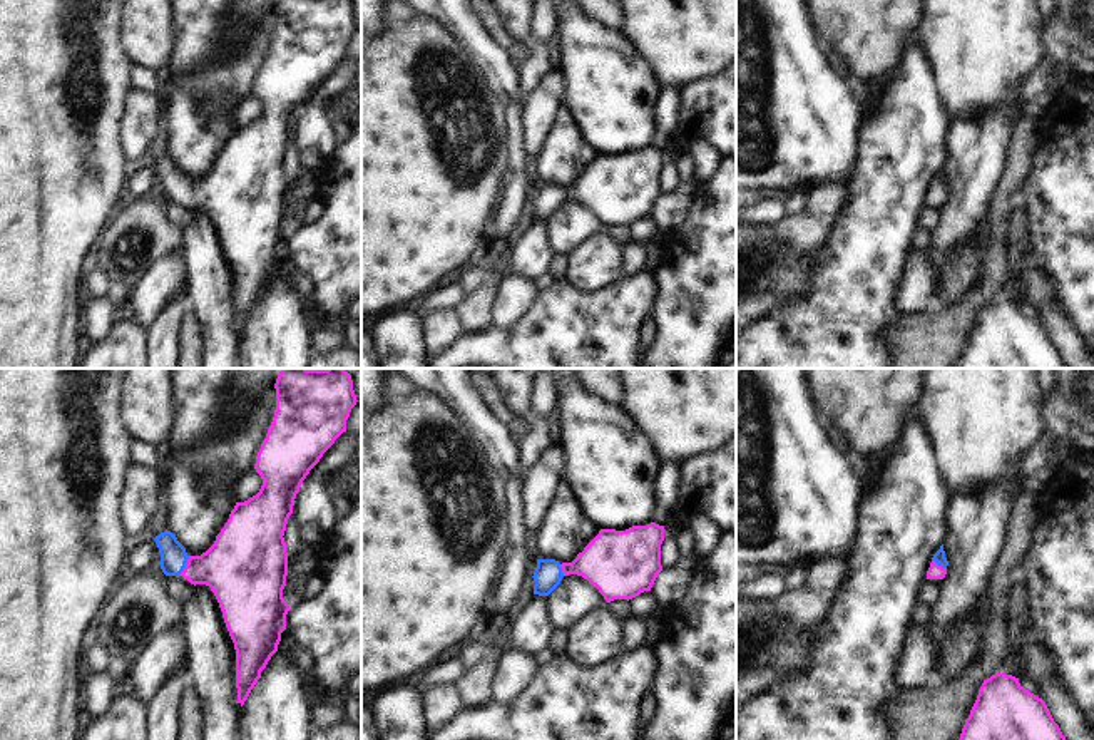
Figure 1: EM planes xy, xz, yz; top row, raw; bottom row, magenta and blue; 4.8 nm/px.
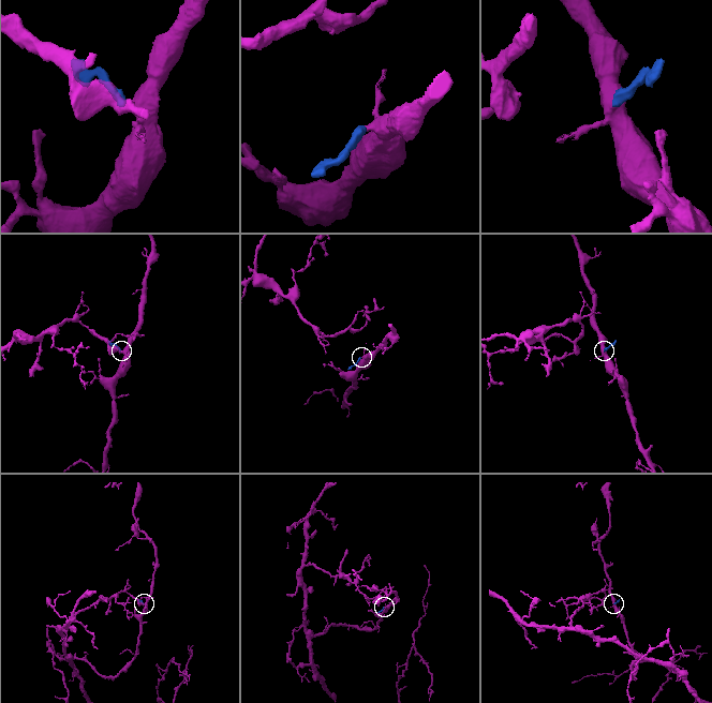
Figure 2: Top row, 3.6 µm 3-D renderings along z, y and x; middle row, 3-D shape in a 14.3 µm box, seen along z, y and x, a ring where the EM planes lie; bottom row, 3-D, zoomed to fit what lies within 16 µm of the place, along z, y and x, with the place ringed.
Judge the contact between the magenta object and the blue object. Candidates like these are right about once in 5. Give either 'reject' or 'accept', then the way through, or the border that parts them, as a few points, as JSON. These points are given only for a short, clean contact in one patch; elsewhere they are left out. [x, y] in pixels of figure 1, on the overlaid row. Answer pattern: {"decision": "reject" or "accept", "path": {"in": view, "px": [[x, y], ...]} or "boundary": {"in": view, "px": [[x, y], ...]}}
{"decision": "accept", "path": {"in": "xy", "px": [[238, 568], [186, 566], [173, 554]]}}

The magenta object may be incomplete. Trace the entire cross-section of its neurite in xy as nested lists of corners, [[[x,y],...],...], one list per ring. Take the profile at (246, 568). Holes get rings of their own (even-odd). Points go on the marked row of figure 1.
[[[283,368],[274,388],[276,412],[254,464],[263,479],[259,492],[236,502],[214,544],[201,556],[189,556],[167,529],[154,537],[166,576],[182,576],[194,586],[209,586],[214,593],[236,650],[236,688],[241,707],[278,651],[281,633],[286,630],[289,604],[283,598],[283,589],[288,552],[283,536],[296,494],[323,454],[346,432],[346,420],[358,402],[351,375],[345,368]]]

